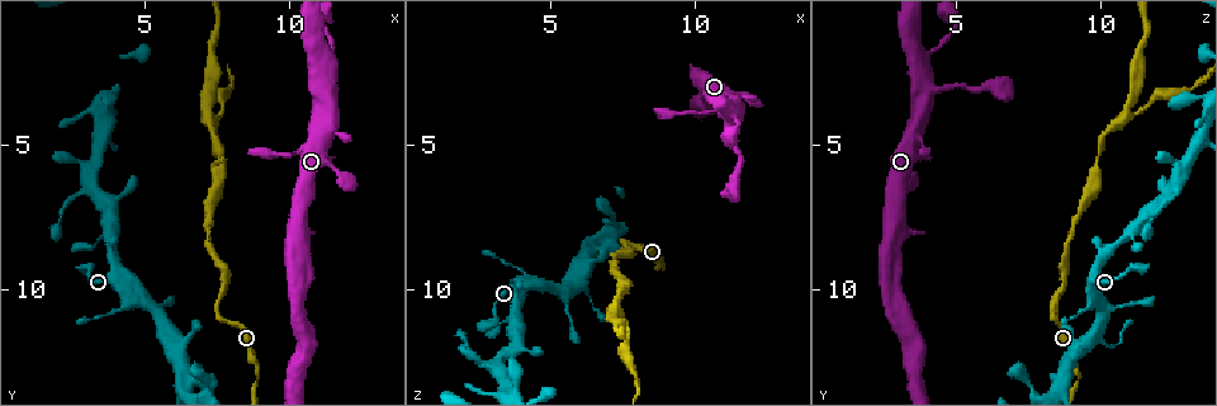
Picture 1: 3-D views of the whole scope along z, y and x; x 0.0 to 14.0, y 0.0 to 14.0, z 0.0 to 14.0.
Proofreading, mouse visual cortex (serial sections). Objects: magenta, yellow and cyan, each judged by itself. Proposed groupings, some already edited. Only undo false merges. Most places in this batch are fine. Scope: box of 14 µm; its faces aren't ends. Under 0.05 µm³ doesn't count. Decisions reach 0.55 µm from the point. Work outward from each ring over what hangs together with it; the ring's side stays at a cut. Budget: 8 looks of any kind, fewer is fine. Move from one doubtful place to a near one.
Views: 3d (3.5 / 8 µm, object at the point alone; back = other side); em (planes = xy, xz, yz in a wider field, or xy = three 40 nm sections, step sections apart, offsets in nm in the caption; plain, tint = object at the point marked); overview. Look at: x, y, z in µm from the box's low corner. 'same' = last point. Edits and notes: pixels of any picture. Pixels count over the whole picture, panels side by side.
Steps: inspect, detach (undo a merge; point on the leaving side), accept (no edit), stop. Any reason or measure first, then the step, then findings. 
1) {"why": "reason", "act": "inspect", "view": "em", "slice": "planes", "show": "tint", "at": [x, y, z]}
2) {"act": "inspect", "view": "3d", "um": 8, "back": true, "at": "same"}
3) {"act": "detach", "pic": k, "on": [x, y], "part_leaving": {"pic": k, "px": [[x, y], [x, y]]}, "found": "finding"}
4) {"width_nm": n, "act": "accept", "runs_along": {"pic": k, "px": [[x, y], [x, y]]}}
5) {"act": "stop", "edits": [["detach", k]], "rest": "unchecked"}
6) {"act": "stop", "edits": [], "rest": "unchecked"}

{"why": "thick turns thin", "act": "inspect", "view": "3d", "um": 3.5, "at": [4.3, 9.9, 9.8]}

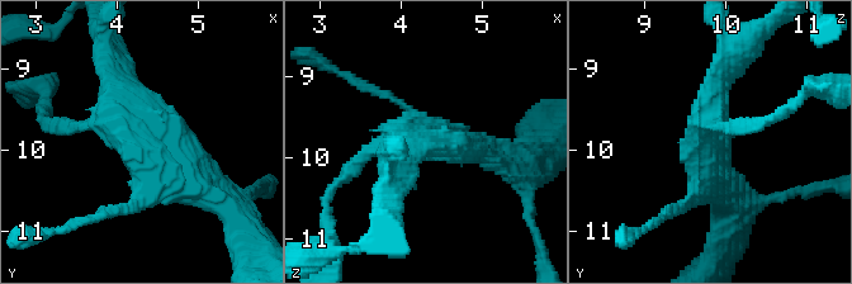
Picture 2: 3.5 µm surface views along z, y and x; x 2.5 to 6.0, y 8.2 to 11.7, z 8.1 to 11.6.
{"why": "need the tissue", "act": "inspect", "view": "em", "slice": "xy", "step": 5, "show": "tint", "at": [4.35, 9.95, 9.70]}

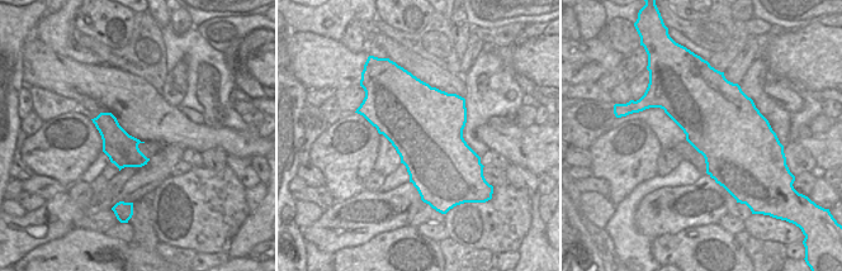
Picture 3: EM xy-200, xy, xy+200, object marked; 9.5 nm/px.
{"act": "accept", "runs_along": {"pic": 2, "px": [[75, 127], [122, 123], [212, 197]]}, "found": "continuous, no second cell"}

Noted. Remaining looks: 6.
{"why": "abrupt turn", "act": "inspect", "view": "3d", "um": 3.5, "at": [7.5, 10.9, 8.4]}

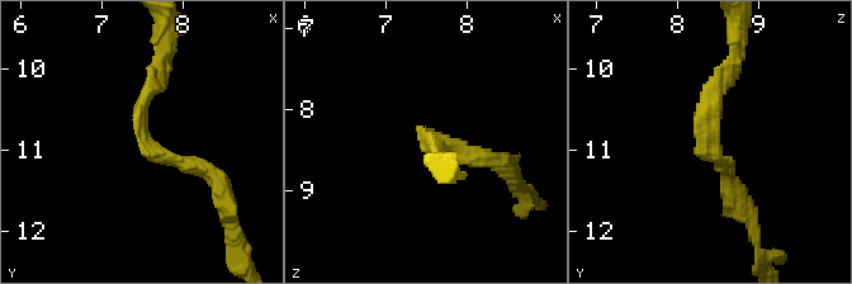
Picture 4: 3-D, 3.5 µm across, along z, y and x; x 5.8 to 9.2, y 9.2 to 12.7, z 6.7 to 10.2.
{"why": "need the tissue", "act": "inspect", "view": "em", "slice": "xy", "step": 1, "show": "tint", "at": [7.50, 10.80, 8.35]}

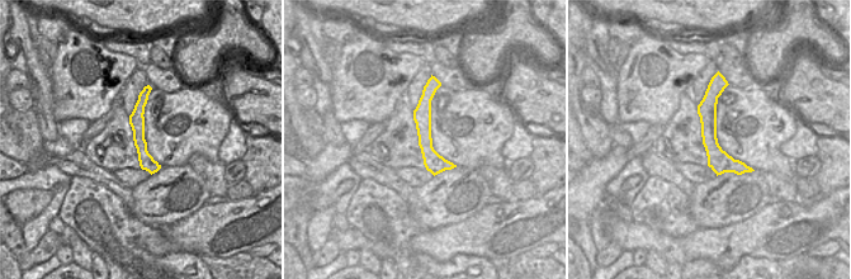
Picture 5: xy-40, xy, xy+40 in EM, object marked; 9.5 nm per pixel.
{"arm_widths_nm": [200, 200], "act": "accept", "found": "continuous, no second cell"}

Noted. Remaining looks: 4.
{"why": "a fork", "act": "inspect", "view": "3d", "um": 3.5, "at": [7.2, 3.9, 10.8]}

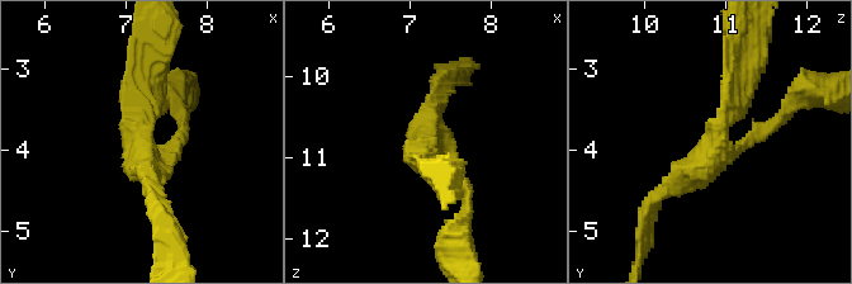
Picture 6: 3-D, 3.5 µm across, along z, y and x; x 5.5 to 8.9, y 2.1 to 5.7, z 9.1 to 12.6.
{"arms": 3, "arm_widths_nm": [150, 200, 250], "act": "inspect", "view": "em", "slice": "xy", "step": 5, "show": "tint", "at": [7.25, 4.05, 10.85]}

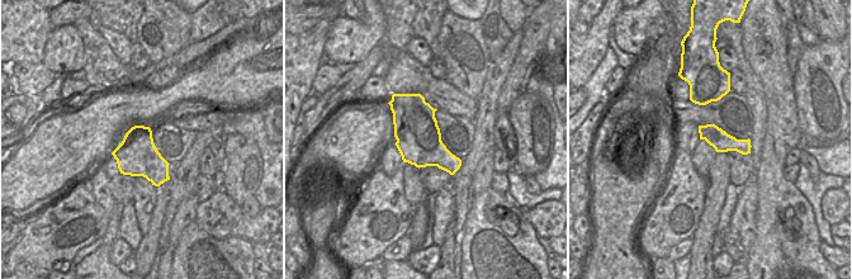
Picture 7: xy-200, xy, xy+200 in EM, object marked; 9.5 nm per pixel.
{"act": "inspect", "view": "em", "slice": "planes", "show": "tint", "at": "same"}

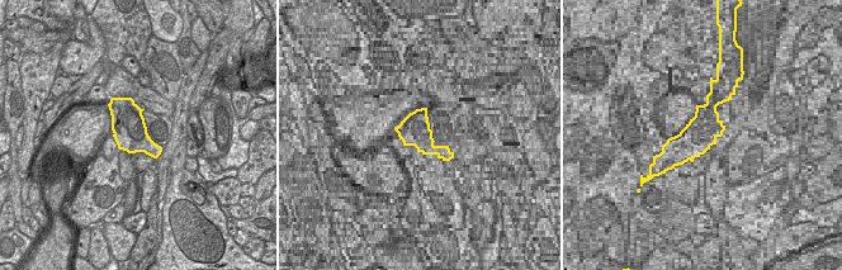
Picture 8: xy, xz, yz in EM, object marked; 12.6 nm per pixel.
{"act": "detach", "pic": 6, "on": [779, 118], "part_leaving": {"pic": 6, "px": [[743, 142], [809, 88], [832, 88]]}, "found": "a second cell is stuck on"}

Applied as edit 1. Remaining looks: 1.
{"act": "stop", "edits": [["detach", 6]], "rest": "unchecked"}

